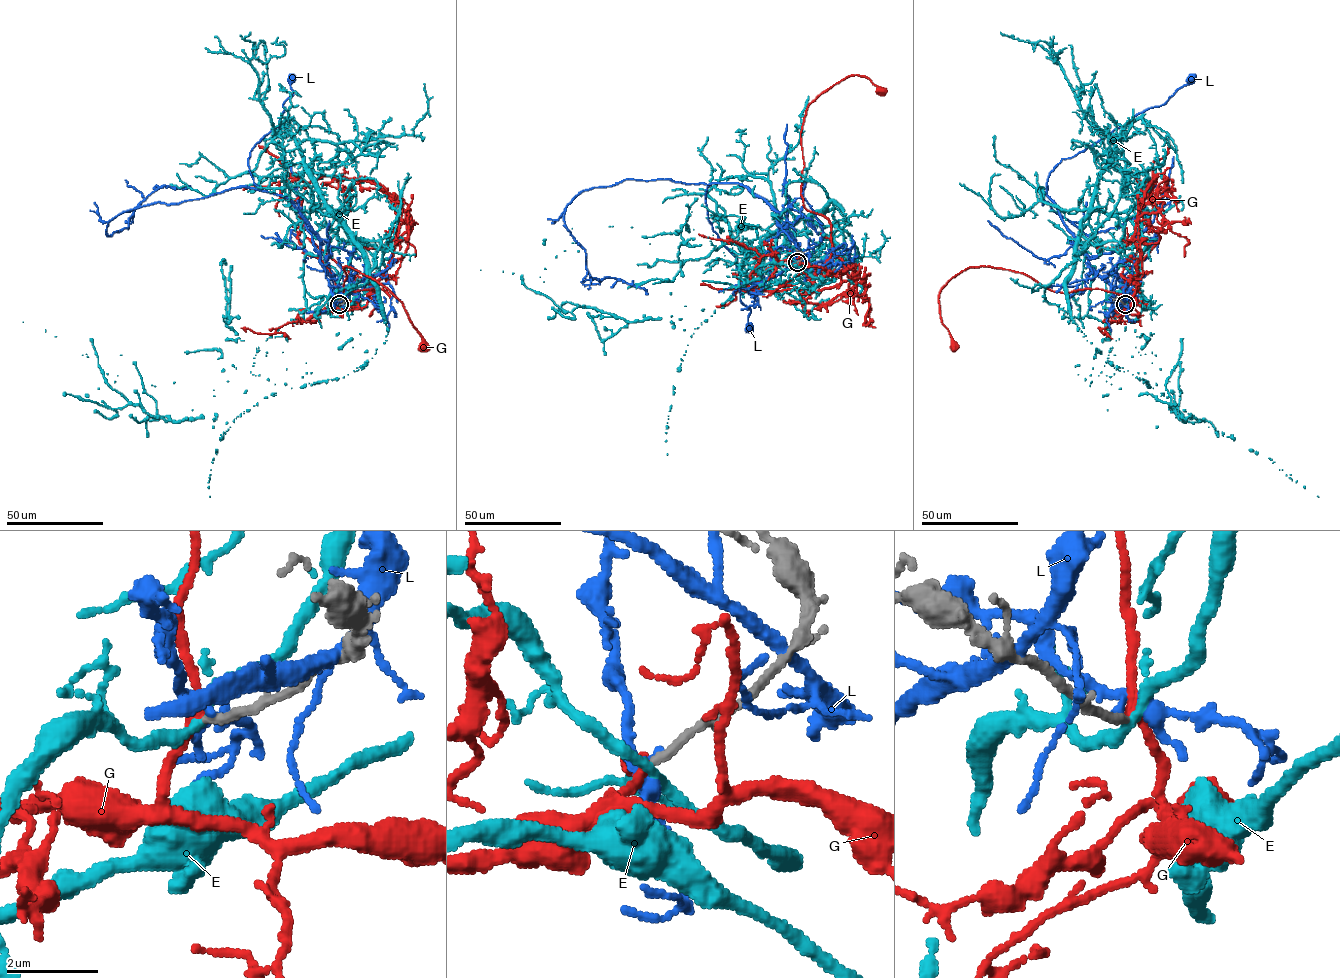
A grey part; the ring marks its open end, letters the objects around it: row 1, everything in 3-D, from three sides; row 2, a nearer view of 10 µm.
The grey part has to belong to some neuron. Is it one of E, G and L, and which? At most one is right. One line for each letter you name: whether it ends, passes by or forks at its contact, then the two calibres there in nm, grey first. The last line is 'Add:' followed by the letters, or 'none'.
G: it passes by; calibres 180 and 180 nm
Add: G

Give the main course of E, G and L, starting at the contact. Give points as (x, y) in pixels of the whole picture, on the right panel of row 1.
E: (1125, 304), (1146, 245), (1093, 211), (1074, 322), (1199, 422), (1108, 394), (1114, 355)
G: (1125, 304), (1128, 309), (1133, 298), (1098, 288), (1052, 291), (1022, 273), (969, 267), (939, 295), (953, 344)
L: (1125, 304), (1089, 263), (1047, 195), (1048, 177), (1063, 158), (1164, 104), (1191, 78)

